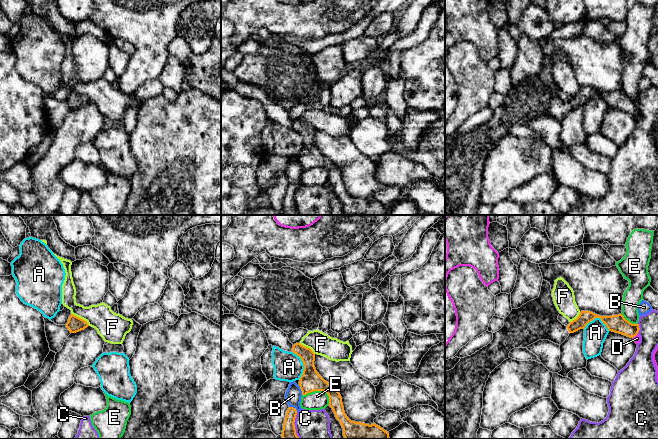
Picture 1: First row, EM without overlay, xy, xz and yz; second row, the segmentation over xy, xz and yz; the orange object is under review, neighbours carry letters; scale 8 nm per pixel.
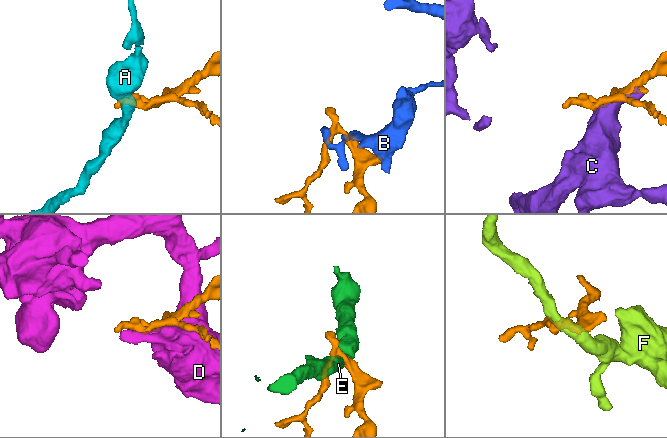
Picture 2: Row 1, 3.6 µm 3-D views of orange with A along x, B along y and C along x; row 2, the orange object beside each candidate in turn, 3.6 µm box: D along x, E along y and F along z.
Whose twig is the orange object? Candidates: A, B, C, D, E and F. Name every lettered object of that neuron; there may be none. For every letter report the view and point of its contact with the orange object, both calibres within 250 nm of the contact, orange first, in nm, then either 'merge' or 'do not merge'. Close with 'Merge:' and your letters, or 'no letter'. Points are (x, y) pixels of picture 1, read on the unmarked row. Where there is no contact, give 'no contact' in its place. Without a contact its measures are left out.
A: meets orange in xz at (303, 140); 170 nm thick on the orange side, 220 nm on the other; do not merge
B: meets orange in xz at (294, 184); 120 nm thick on the orange side, 130 nm on the other; do not merge
C: meets orange in yz at (639, 104); 140 nm thick on the orange side, 160 nm on the other; do not merge
D: meets orange in yz at (634, 112); 140 nm thick on the orange side, 50 nm on the other; do not merge
E: meets orange in xz at (320, 166); 170 nm thick on the orange side, 160 nm on the other; do not merge
F: meets orange in xy at (80, 94); 130 nm thick on the orange side, 220 nm on the other; do not merge
Merge: no letter

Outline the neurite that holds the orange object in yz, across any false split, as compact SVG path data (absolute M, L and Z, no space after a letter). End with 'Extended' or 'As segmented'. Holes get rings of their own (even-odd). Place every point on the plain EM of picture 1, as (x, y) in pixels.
M543 56L538 74L527 78L518 85L512 85L504 95L504 102L493 109L493 116L471 132L461 134L455 143L445 148L445 213L447 215L478 215L483 184L483 167L491 148L504 136L510 134L509 129L514 124L526 124L539 117L549 116L561 121L570 109L584 105L595 94L600 94L609 107L635 113L640 104L639 100L632 100L622 90L600 92L590 87L581 87L579 92L567 102L559 96L551 61Z. Extended

